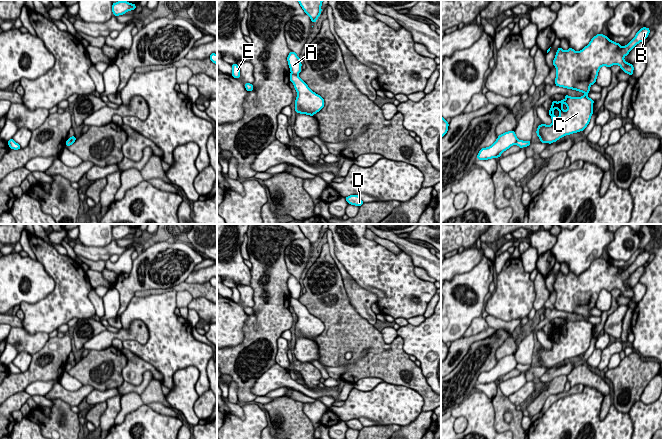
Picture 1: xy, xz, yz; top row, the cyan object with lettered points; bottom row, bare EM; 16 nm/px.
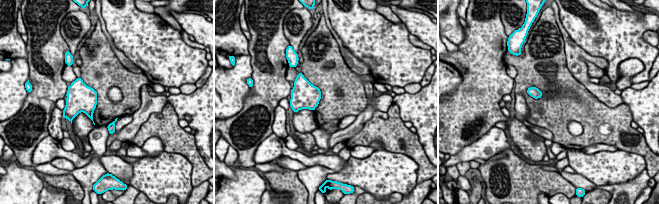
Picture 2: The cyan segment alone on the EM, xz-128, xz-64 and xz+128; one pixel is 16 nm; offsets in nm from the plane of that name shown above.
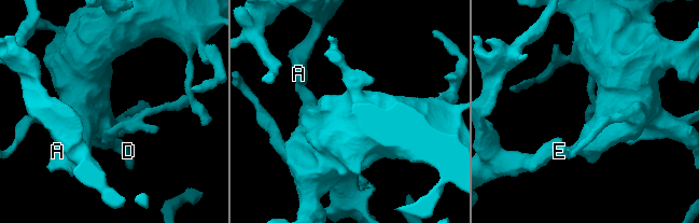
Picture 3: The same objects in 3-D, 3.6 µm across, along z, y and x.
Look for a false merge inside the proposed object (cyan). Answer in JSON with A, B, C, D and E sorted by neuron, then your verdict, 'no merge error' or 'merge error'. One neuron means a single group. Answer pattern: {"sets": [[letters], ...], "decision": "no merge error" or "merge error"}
{"sets": [["A"], ["B", "C", "D", "E"]], "decision": "merge error"}

